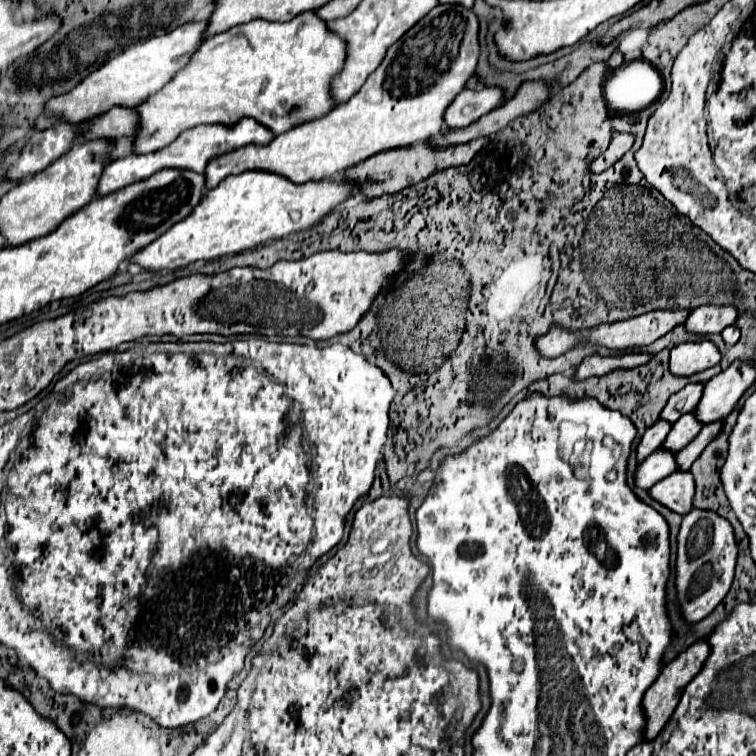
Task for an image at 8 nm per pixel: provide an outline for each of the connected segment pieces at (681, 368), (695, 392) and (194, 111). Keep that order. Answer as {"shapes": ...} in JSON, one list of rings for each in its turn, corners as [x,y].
{"shapes":[[[[682,342],[672,348],[670,372],[676,376],[692,376],[720,362],[720,352],[714,342]]],[[[688,384],[686,388],[682,388],[674,396],[670,396],[670,400],[664,406],[660,418],[674,424],[682,414],[692,412],[694,404],[698,404],[698,400],[702,396],[702,388],[704,388],[704,384]]],[[[304,12],[286,24],[266,24],[264,20],[254,20],[232,28],[222,36],[206,40],[200,44],[198,52],[194,52],[190,62],[178,70],[160,92],[148,96],[136,106],[138,132],[134,136],[134,154],[156,152],[176,140],[180,132],[200,124],[234,126],[242,118],[254,118],[274,134],[282,134],[300,122],[322,118],[334,108],[328,86],[330,80],[342,70],[342,60],[346,54],[344,48],[342,38],[334,36],[334,32],[326,28],[326,22],[318,20],[316,12]]]]}

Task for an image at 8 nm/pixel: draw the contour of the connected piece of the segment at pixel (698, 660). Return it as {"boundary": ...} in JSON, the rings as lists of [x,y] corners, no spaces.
{"boundary":[[[698,640],[696,644],[692,644],[688,650],[684,650],[678,658],[674,658],[670,664],[666,664],[662,668],[660,676],[656,678],[656,682],[646,690],[646,694],[642,698],[642,708],[644,708],[644,716],[646,716],[644,740],[654,740],[660,734],[660,730],[666,726],[668,718],[672,716],[674,708],[678,706],[682,690],[700,672],[700,668],[702,668],[702,664],[704,664],[706,658],[708,658],[708,642],[706,640]]]}

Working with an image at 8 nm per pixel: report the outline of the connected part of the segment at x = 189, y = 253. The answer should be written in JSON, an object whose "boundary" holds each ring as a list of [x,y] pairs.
{"boundary":[[[258,170],[228,176],[216,188],[208,190],[200,204],[184,220],[134,254],[130,262],[148,272],[174,272],[190,266],[196,260],[210,262],[222,256],[238,254],[270,240],[284,238],[292,232],[312,228],[324,218],[324,214],[352,194],[354,192],[346,192],[346,184],[338,184],[338,180],[306,182],[296,186],[278,174]]]}

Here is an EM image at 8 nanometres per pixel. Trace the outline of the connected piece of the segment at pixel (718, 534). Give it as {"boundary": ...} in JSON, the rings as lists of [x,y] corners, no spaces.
{"boundary":[[[690,510],[678,532],[678,554],[676,554],[676,604],[680,616],[688,624],[696,624],[706,618],[728,594],[734,568],[736,568],[738,546],[734,540],[732,526],[726,518],[710,510]]]}

